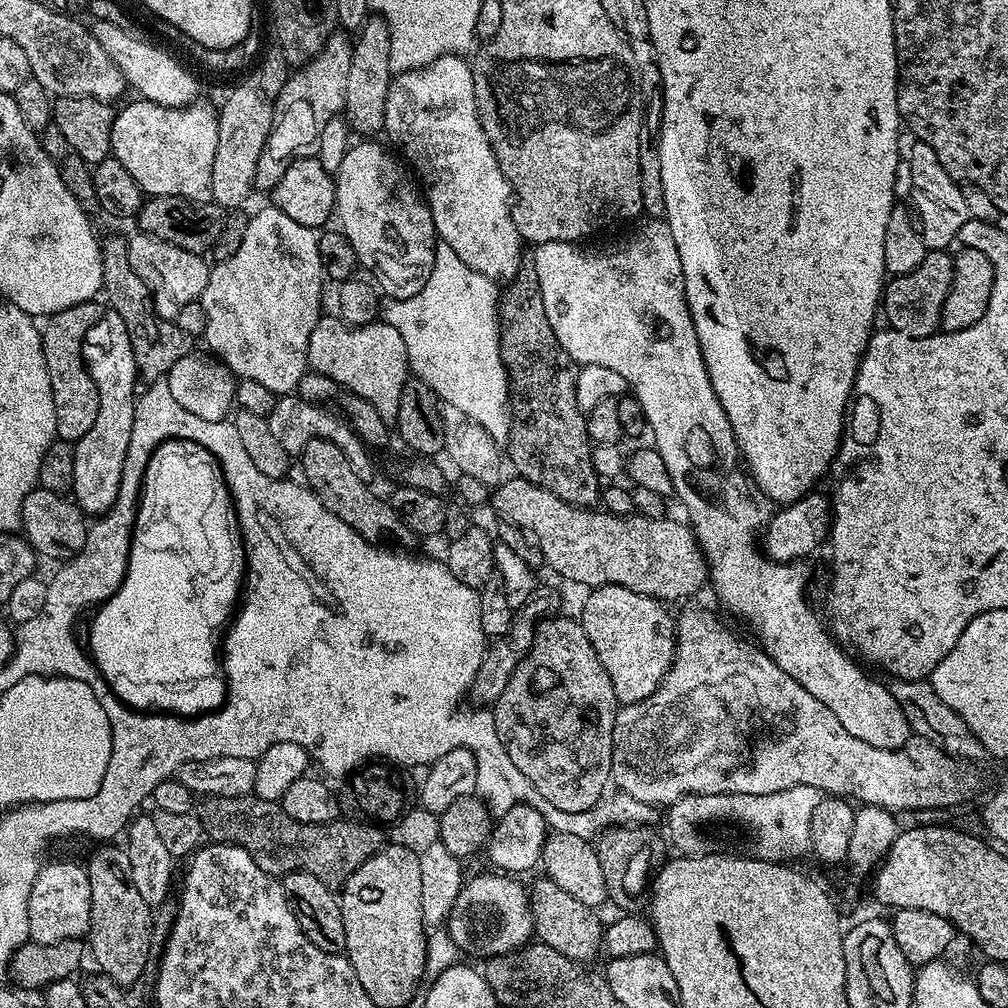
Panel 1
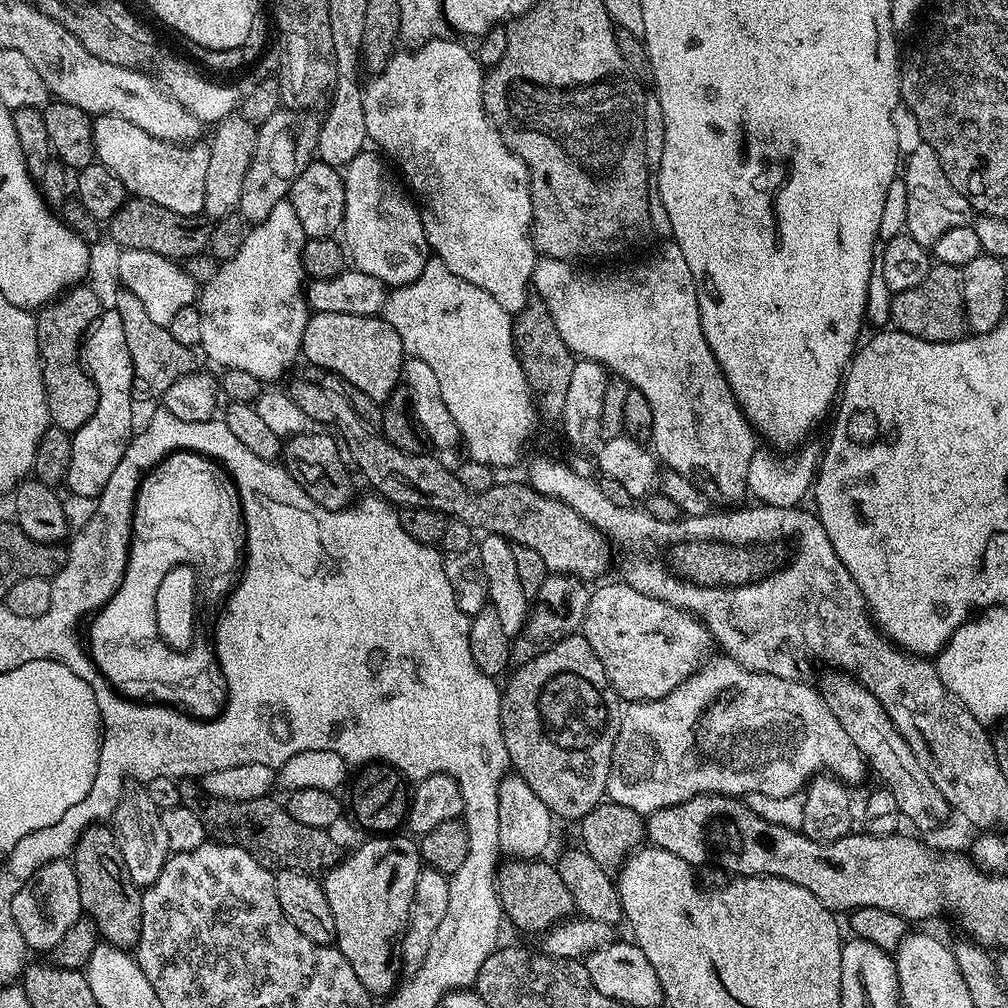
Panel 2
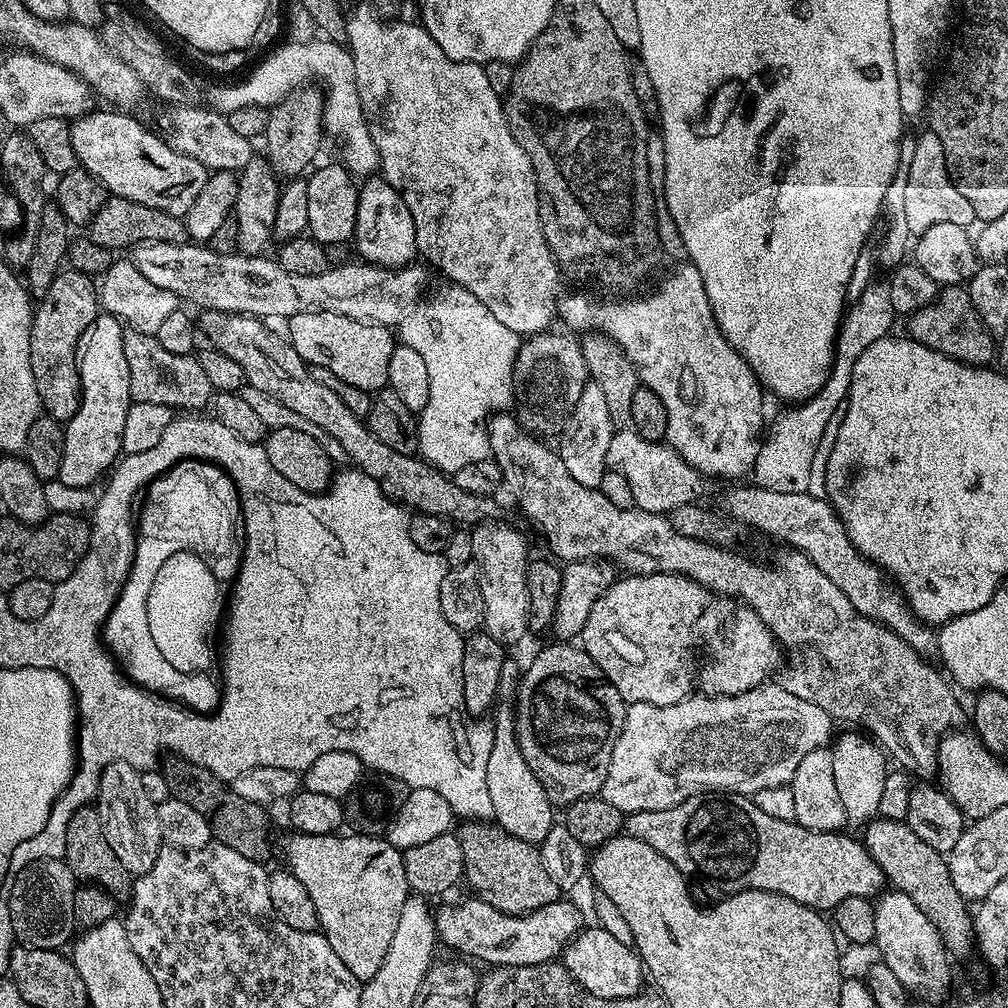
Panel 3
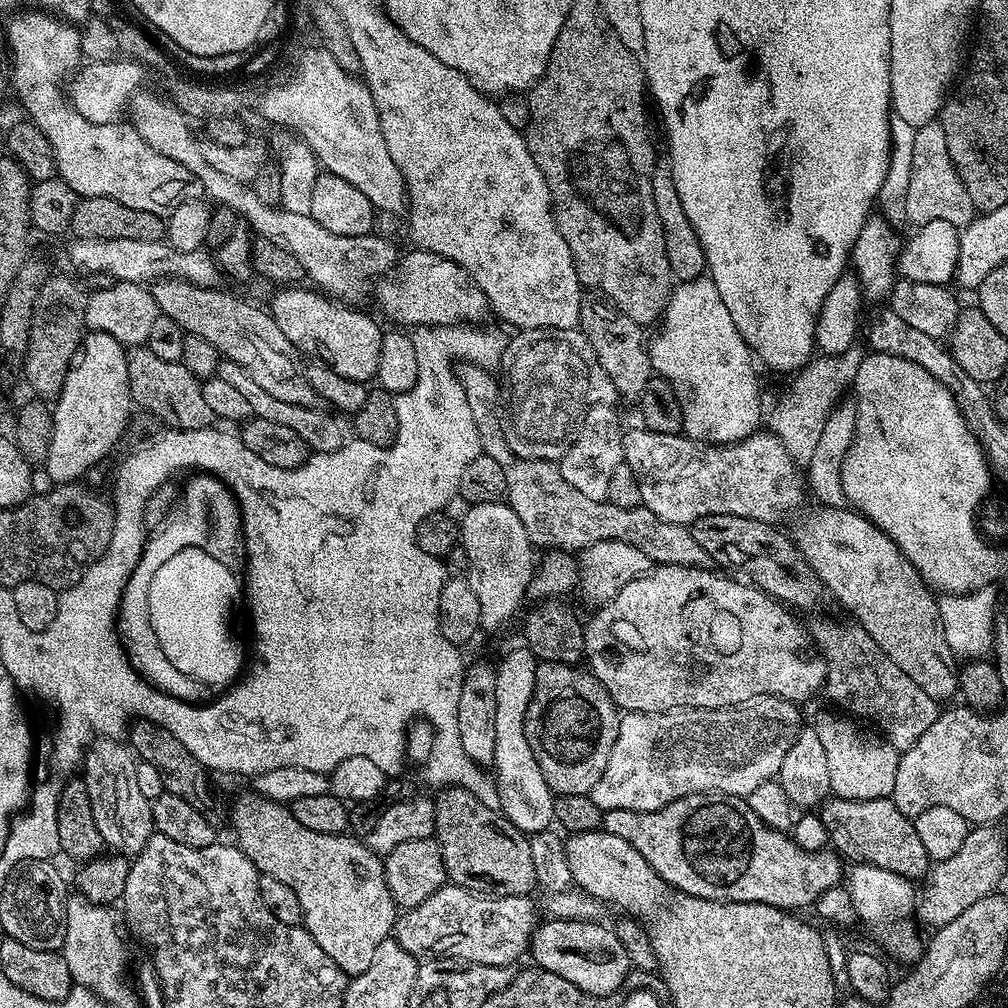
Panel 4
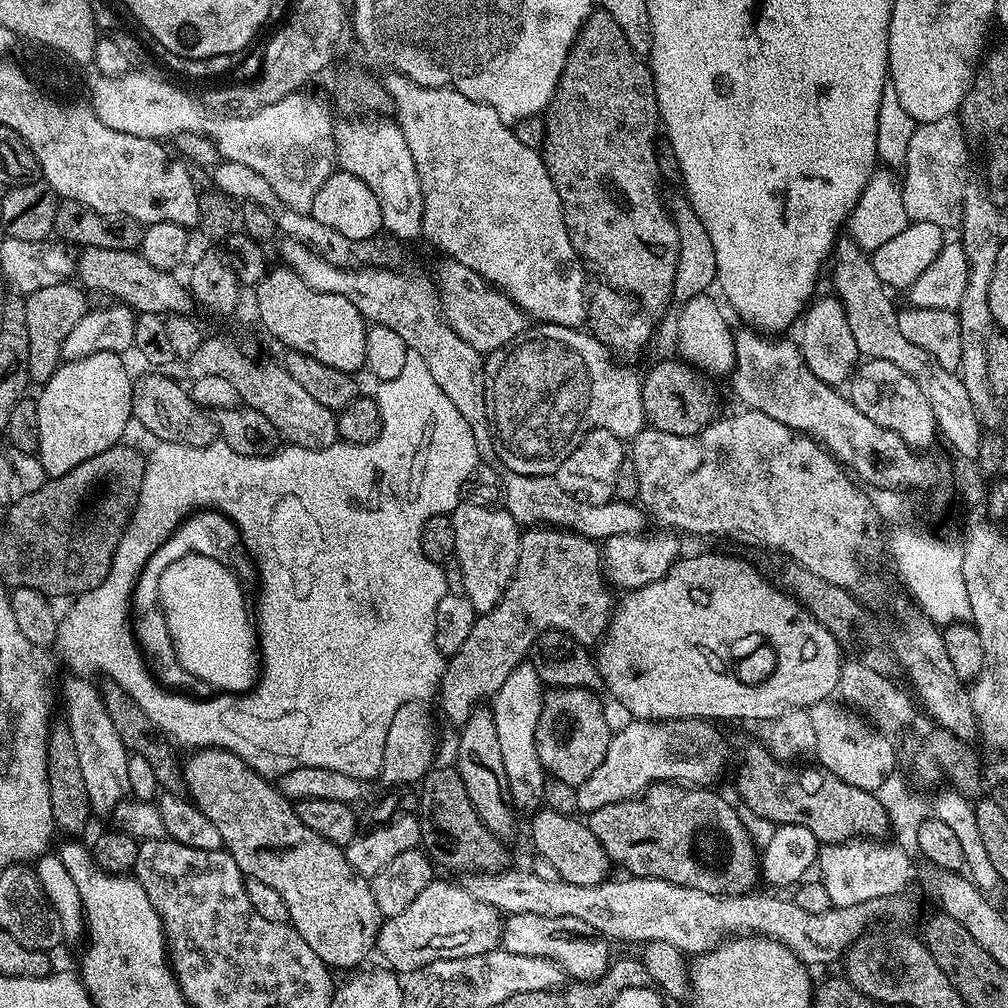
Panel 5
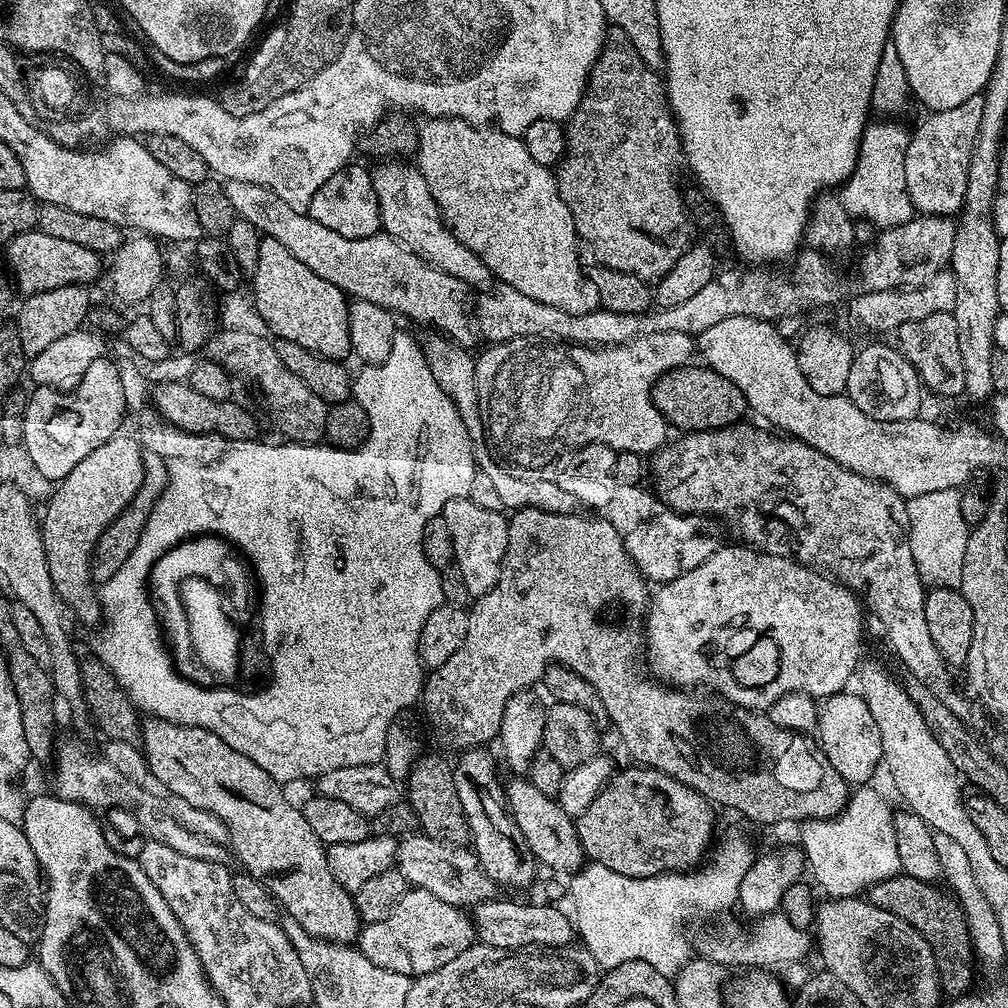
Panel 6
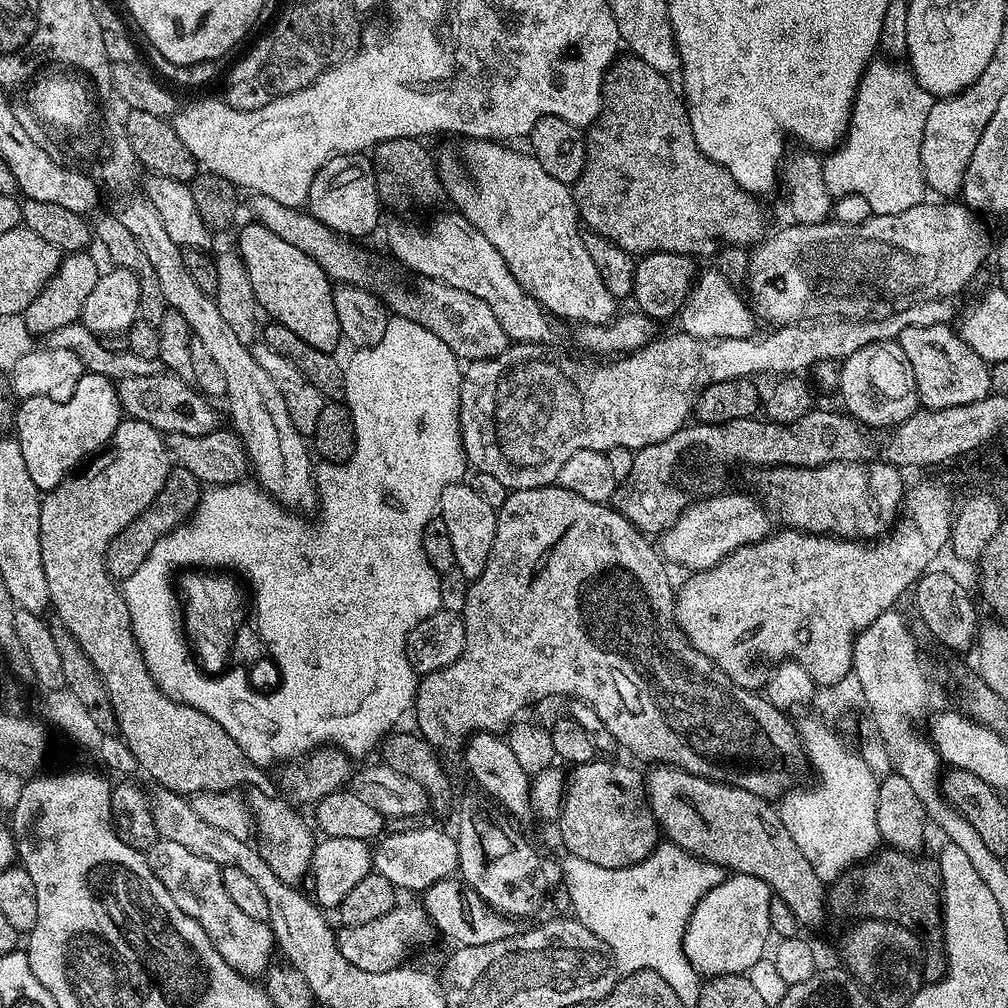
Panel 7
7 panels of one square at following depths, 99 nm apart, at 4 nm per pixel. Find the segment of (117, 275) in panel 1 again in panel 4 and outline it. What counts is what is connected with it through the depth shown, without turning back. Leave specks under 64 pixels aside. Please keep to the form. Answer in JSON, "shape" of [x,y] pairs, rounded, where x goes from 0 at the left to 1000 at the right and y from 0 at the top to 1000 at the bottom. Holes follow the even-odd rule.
{"shape":[[[135,343],[127,349],[127,378],[131,400],[136,406],[148,409],[167,425],[200,427],[211,424],[215,416],[200,395],[199,378],[183,361],[156,355],[145,343]]]}

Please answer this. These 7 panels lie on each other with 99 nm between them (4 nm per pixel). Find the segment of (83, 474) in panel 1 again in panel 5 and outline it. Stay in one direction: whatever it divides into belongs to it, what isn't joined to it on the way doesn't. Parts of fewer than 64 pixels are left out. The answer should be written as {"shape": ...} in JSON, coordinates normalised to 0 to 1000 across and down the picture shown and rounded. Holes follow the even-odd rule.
{"shape":[[[98,349],[85,355],[63,357],[54,367],[50,376],[43,378],[40,393],[35,394],[38,407],[38,442],[35,451],[44,463],[45,473],[61,472],[73,462],[85,458],[85,454],[93,454],[93,450],[101,450],[109,442],[120,439],[124,436],[123,428],[131,415],[131,378],[127,373],[127,365],[123,362],[124,354],[117,349]]]}

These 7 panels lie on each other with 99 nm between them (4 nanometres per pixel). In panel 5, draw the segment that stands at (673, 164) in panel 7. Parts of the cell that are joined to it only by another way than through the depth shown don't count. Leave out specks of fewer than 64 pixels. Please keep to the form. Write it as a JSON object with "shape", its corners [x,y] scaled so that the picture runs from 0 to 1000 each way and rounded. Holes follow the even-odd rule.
{"shape":[[[589,10],[583,16],[583,21],[577,26],[577,30],[562,58],[562,65],[558,69],[558,77],[554,81],[552,92],[549,93],[548,100],[544,103],[538,116],[541,123],[541,137],[538,144],[540,164],[550,181],[550,188],[554,188],[554,196],[558,200],[558,208],[560,209],[562,228],[565,232],[565,240],[569,244],[572,254],[584,263],[587,261],[595,269],[594,277],[598,281],[607,283],[614,290],[622,290],[623,293],[628,294],[640,310],[650,312],[650,310],[657,309],[662,302],[668,301],[669,268],[673,260],[673,228],[669,224],[667,213],[663,211],[660,199],[657,197],[657,190],[655,194],[657,178],[650,157],[650,143],[656,122],[653,101],[651,100],[651,86],[649,85],[646,66],[636,57],[632,56],[625,46],[625,42],[621,42],[621,34],[617,34],[613,22],[609,22],[609,18],[605,18],[605,14],[601,14],[598,10]]]}

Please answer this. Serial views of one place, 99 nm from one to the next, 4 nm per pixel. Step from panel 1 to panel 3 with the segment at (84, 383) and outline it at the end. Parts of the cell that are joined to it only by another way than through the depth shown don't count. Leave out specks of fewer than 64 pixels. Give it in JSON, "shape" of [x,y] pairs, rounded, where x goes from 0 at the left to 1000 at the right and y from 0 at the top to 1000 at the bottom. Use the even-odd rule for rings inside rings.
{"shape":[[[61,268],[39,298],[30,323],[30,367],[34,367],[41,406],[55,417],[65,419],[79,402],[79,359],[75,348],[77,335],[97,313],[97,286],[90,273]]]}

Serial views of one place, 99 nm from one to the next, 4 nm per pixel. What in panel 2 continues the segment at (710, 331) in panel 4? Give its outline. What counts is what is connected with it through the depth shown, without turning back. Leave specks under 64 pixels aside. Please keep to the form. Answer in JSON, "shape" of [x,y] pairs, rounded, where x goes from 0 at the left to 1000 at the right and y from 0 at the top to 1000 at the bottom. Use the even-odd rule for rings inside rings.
{"shape":[[[670,240],[660,242],[663,243],[656,250],[649,251],[640,262],[635,262],[632,266],[623,266],[620,270],[578,270],[575,264],[568,264],[562,258],[551,258],[545,254],[533,257],[532,266],[528,270],[530,290],[546,308],[546,312],[550,315],[550,323],[554,323],[554,331],[558,331],[558,339],[562,339],[562,343],[568,351],[598,362],[604,370],[610,371],[614,376],[622,377],[628,386],[636,388],[640,392],[641,399],[644,400],[645,407],[648,408],[648,427],[645,440],[650,451],[658,459],[660,456],[666,467],[677,470],[677,474],[688,476],[703,497],[715,496],[718,499],[715,501],[730,502],[737,497],[734,495],[739,495],[742,492],[740,466],[744,466],[744,454],[748,454],[748,450],[752,447],[752,440],[750,440],[752,433],[739,415],[734,400],[730,397],[730,392],[726,390],[726,384],[718,373],[716,363],[712,363],[712,355],[708,355],[708,351],[700,339],[700,331],[696,327],[692,292],[688,284],[688,272],[685,272],[685,263],[681,261],[681,255],[678,254],[677,248],[673,248]]]}

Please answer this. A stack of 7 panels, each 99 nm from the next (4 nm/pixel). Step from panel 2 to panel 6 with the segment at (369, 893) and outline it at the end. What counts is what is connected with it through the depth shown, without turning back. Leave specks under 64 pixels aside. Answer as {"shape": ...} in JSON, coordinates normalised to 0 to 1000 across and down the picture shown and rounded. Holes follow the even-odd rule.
{"shape":[[[144,713],[141,718],[141,745],[153,772],[157,772],[168,787],[171,785],[174,793],[188,796],[188,800],[196,800],[196,804],[208,804],[208,808],[216,808],[216,812],[224,815],[228,845],[233,852],[234,849],[238,852],[237,860],[263,877],[274,890],[275,898],[302,923],[309,929],[329,933],[332,937],[349,937],[356,930],[359,914],[350,886],[344,885],[327,863],[324,840],[315,827],[308,823],[301,805],[282,791],[279,775],[268,772],[256,756],[248,756],[244,748],[236,748],[236,744],[220,736],[216,728],[196,720]]]}

